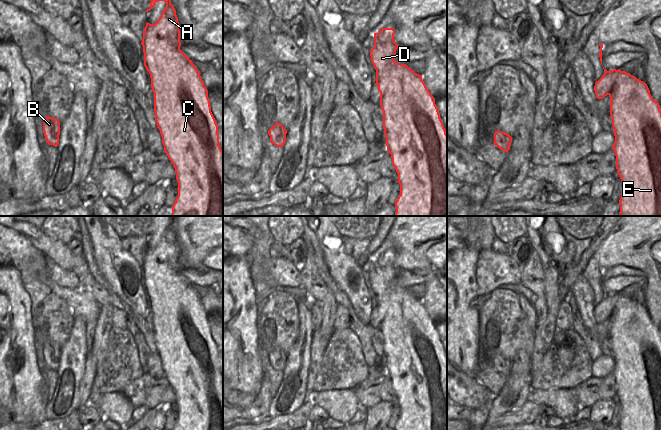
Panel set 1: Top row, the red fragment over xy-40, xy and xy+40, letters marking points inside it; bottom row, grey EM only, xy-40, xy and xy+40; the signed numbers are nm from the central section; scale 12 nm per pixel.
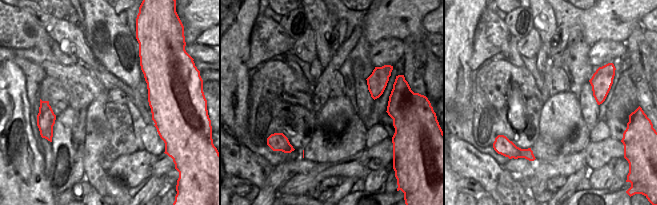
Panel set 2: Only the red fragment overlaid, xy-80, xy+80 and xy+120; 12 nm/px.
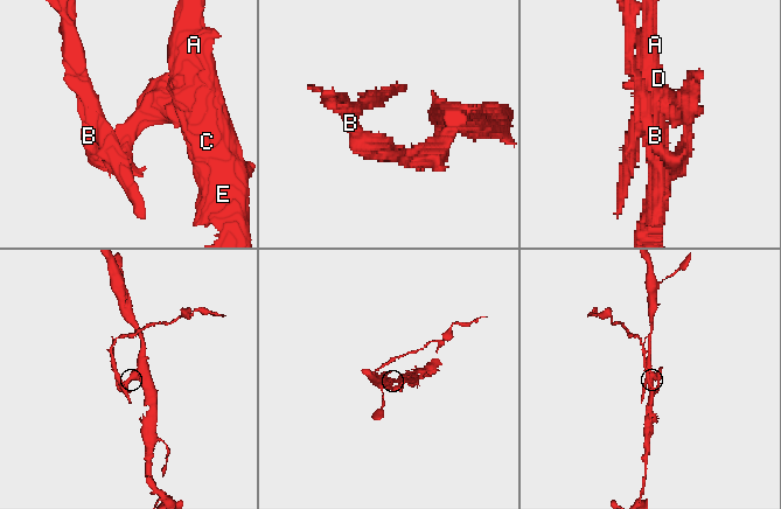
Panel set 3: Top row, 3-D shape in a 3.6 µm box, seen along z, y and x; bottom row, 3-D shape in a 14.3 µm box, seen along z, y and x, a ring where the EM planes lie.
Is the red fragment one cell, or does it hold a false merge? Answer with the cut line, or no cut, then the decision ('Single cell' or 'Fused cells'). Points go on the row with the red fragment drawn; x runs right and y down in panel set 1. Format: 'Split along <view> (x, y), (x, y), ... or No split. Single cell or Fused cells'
Split along xy+40 (616, 70), (615, 83), (608, 94). Fused cells

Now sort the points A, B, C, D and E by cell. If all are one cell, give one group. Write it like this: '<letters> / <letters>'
A C D E / B

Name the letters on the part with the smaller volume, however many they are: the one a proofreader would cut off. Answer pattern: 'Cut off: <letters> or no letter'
Cut off: B

